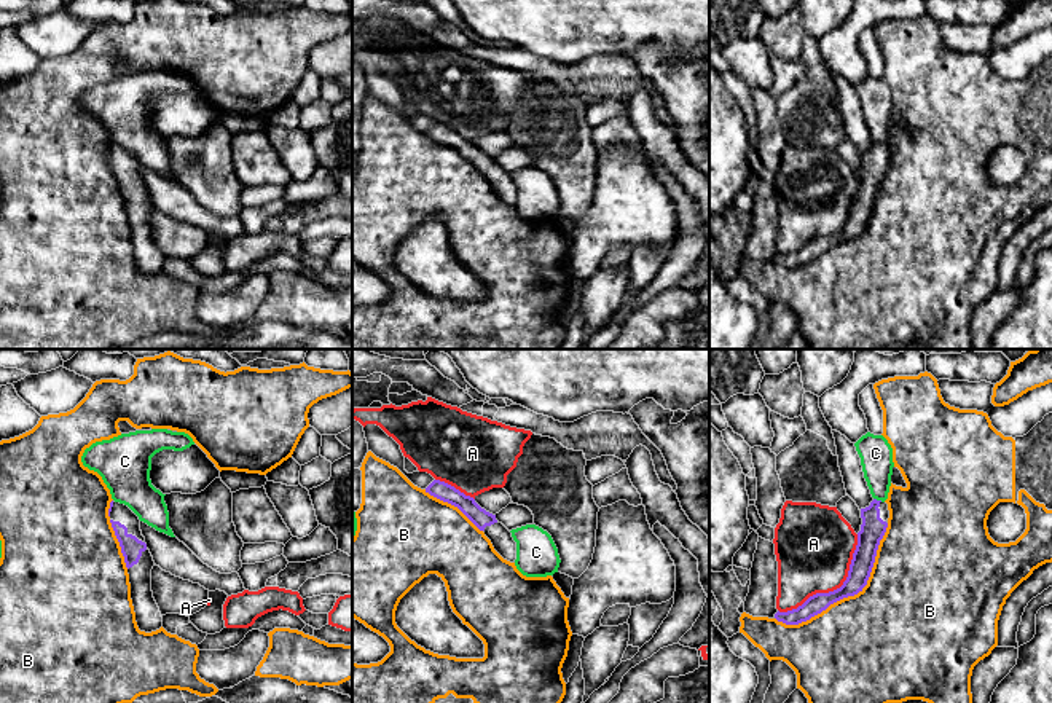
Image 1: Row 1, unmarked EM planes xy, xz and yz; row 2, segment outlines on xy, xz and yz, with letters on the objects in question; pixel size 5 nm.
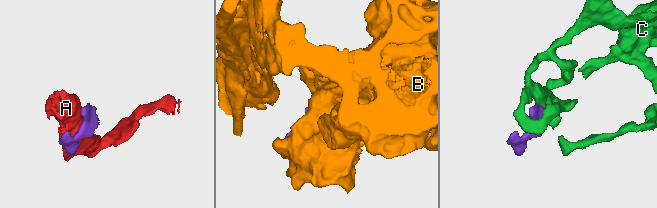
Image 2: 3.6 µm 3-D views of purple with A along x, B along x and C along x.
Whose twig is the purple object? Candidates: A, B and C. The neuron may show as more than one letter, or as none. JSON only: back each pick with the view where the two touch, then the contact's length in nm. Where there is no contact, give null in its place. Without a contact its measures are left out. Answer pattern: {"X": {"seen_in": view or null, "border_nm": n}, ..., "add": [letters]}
{"add": []}

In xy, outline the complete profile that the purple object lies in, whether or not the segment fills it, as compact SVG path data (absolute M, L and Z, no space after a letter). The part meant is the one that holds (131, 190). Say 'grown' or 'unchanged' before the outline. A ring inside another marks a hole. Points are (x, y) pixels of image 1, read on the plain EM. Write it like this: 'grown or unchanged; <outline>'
grown; M110 145L108 159L129 217L131 242L140 274L163 269L163 260L151 234L153 199L140 174L139 159L124 147Z

